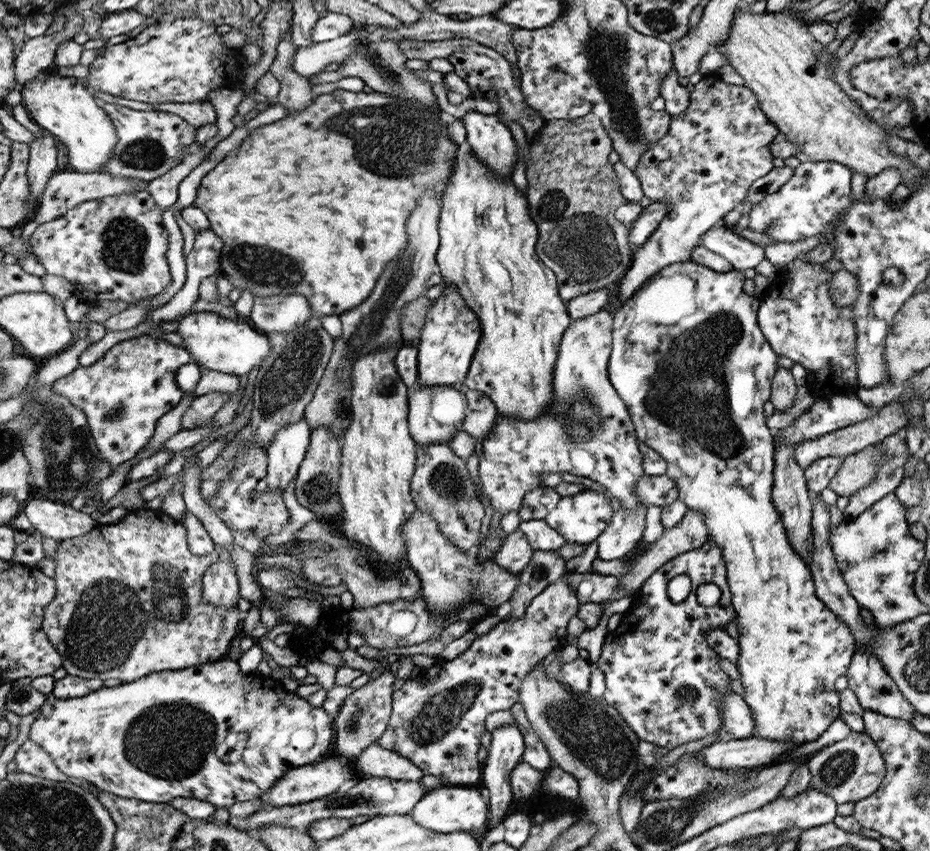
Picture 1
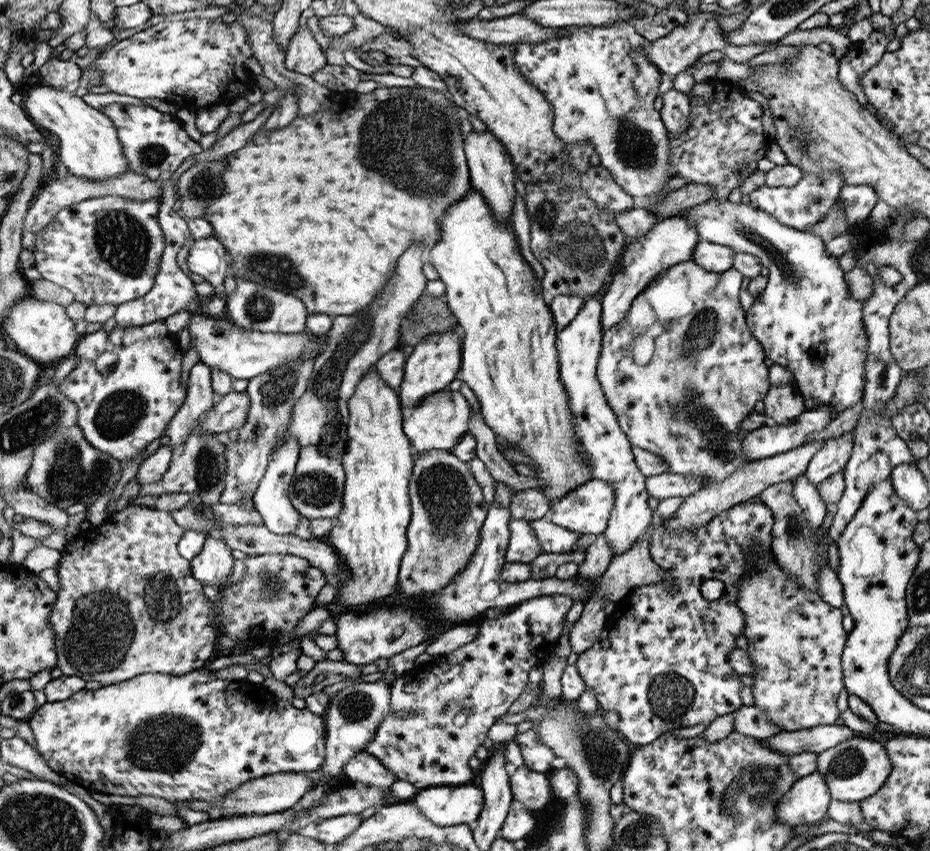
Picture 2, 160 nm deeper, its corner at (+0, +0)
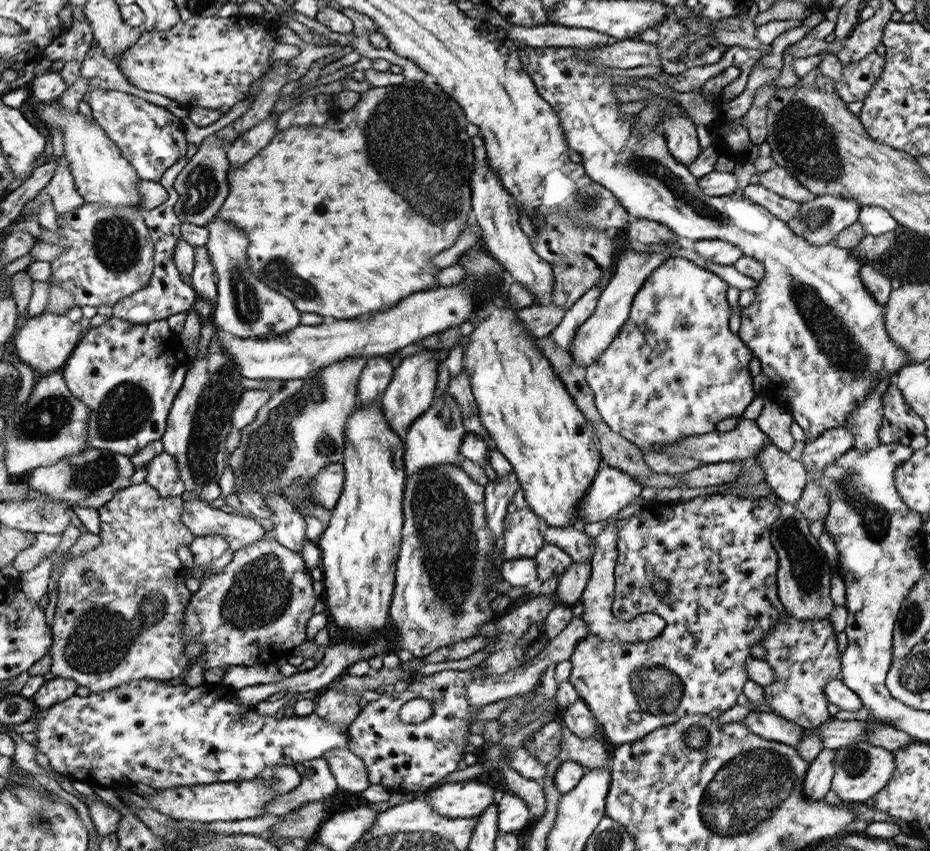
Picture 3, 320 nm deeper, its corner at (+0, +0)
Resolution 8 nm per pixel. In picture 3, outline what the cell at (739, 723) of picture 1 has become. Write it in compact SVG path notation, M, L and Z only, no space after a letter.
M754 710L746 715L744 722L754 734L763 739L772 739L774 742L786 743L795 748L806 732L798 723L772 712Z

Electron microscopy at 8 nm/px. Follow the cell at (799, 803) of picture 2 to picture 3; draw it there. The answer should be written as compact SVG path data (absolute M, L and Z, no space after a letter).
M822 749L816 760L809 764L805 776L805 795L811 799L824 799L831 789L831 780L835 775L834 759L837 751Z

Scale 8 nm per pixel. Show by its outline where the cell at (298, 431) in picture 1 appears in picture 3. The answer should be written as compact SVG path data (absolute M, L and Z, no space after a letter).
M272 493L265 498L268 510L270 510L270 520L274 524L274 530L270 534L276 539L278 544L284 546L284 548L290 549L294 553L301 553L302 543L305 541L305 518L296 511L295 504L292 504L287 500L285 495L280 493Z

